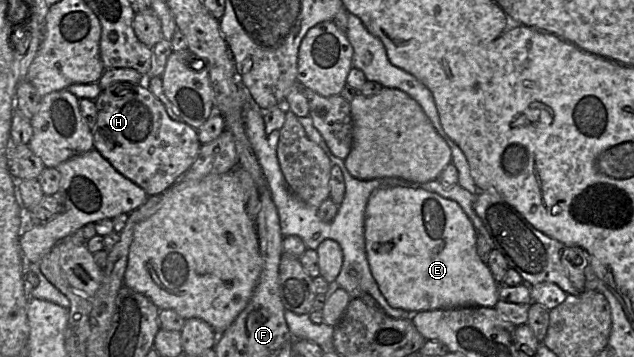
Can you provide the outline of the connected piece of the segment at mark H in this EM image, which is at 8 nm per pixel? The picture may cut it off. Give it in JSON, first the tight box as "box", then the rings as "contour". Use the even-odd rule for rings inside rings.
{"box":[94,82,202,196],"contour":[[[130,82],[116,83],[102,90],[95,103],[94,148],[149,196],[166,191],[196,160],[202,145],[198,130],[184,121],[171,119],[163,103],[149,88]]]}

